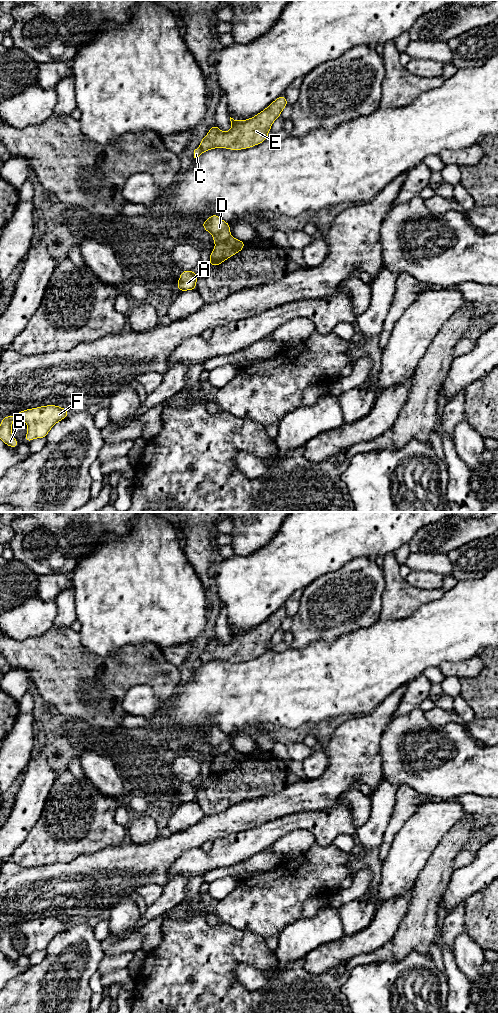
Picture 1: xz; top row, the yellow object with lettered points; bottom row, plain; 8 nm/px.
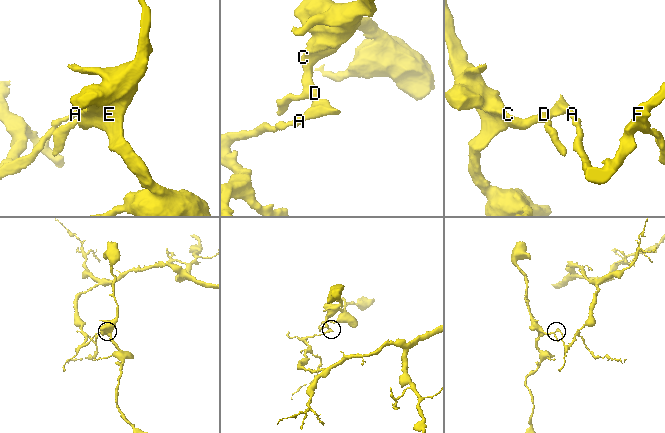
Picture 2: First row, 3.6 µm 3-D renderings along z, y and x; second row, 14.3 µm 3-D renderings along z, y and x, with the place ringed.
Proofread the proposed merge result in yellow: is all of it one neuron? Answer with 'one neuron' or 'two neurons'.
two neurons

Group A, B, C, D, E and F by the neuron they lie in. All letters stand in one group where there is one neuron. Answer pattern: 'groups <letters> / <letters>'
groups A B F / C D E

